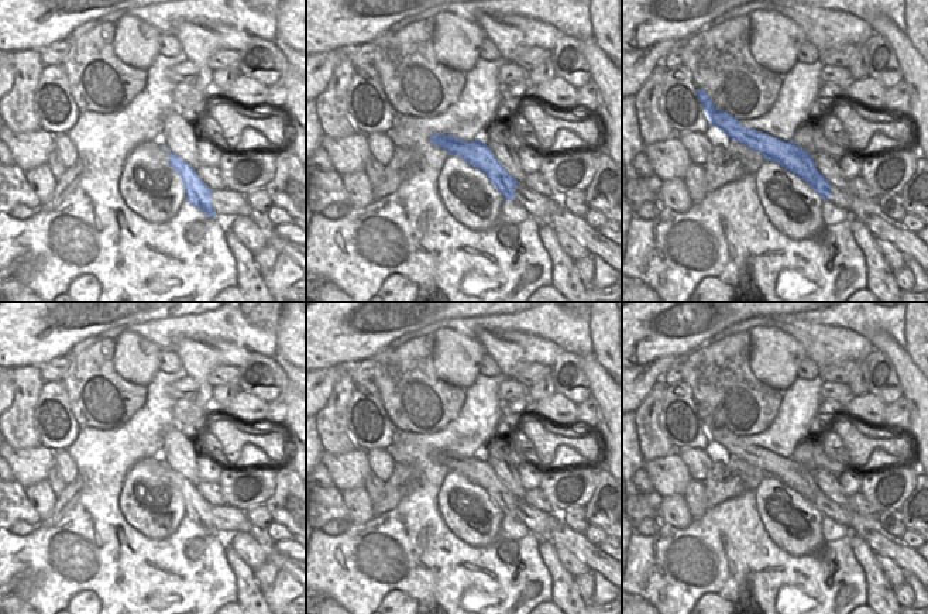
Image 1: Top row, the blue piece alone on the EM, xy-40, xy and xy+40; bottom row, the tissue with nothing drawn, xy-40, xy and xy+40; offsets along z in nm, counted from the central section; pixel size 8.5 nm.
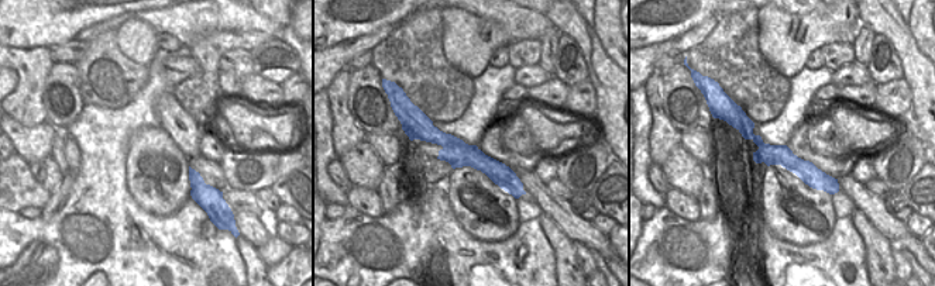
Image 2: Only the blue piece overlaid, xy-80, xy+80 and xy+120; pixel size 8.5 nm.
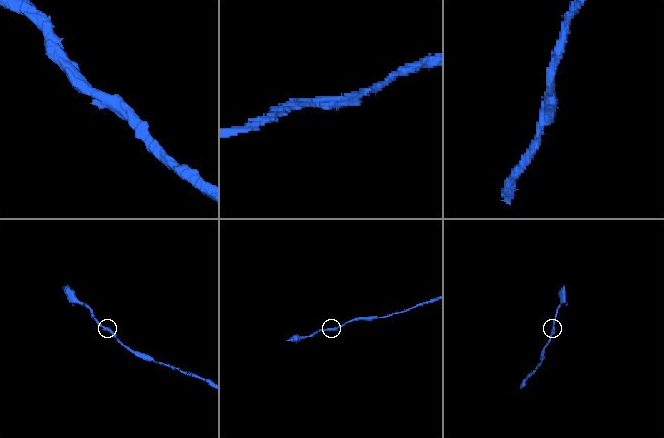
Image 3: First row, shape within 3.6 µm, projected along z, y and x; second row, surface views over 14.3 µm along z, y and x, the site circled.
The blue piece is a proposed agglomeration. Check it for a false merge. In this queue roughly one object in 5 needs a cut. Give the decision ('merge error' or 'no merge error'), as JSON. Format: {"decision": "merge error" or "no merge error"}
{"decision": "no merge error"}

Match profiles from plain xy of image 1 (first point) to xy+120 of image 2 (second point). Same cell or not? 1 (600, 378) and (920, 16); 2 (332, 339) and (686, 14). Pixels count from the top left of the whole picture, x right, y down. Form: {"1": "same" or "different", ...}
{"1": "different", "2": "same"}

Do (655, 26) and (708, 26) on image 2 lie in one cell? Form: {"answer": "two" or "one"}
{"answer": "two"}

